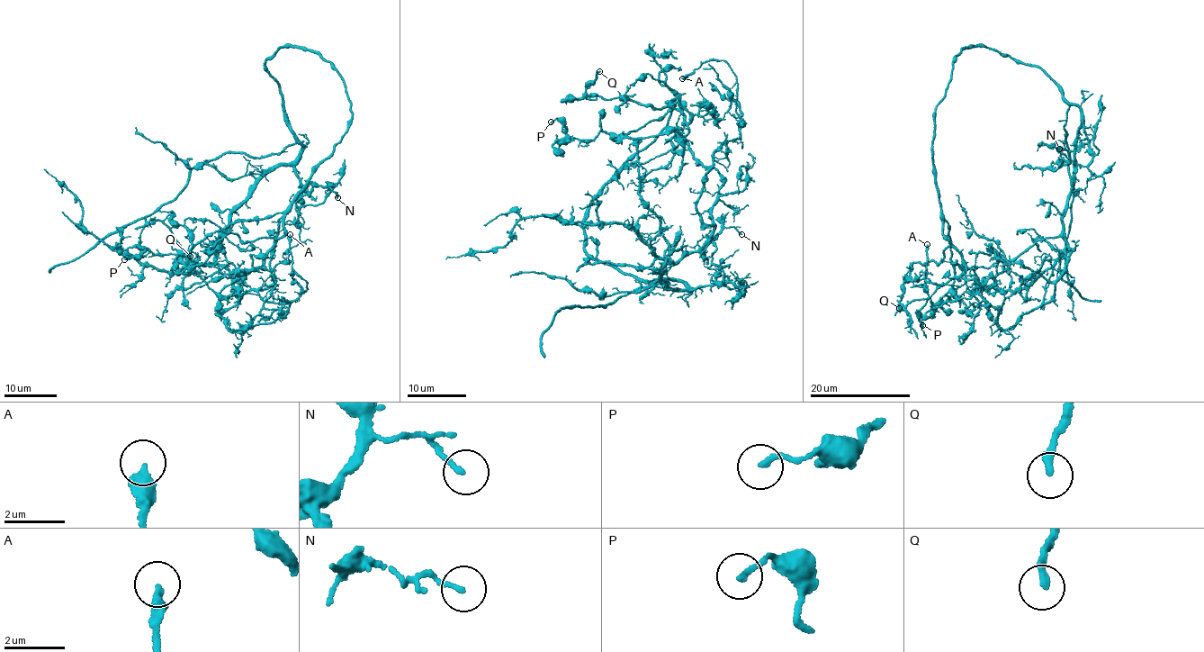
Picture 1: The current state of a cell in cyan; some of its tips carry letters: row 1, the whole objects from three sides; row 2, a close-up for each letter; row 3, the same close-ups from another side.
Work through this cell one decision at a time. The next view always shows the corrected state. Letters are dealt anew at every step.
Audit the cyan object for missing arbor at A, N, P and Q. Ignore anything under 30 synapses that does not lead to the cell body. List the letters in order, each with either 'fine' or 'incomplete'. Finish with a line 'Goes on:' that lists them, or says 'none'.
A: fine
N: fine
P: fine
Q: fine
Goes on: none

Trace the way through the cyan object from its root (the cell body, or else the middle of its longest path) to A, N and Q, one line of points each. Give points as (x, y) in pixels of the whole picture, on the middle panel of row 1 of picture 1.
A: (585, 212), (667, 126), (674, 98), (688, 122), (741, 118), (726, 62), (682, 78)
N: (585, 212), (585, 253), (640, 279), (695, 290), (725, 283), (711, 262), (716, 234), (729, 226), (741, 234)
Q: (585, 212), (600, 186), (667, 126), (674, 98), (670, 105), (683, 107), (588, 95), (578, 100), (599, 71)

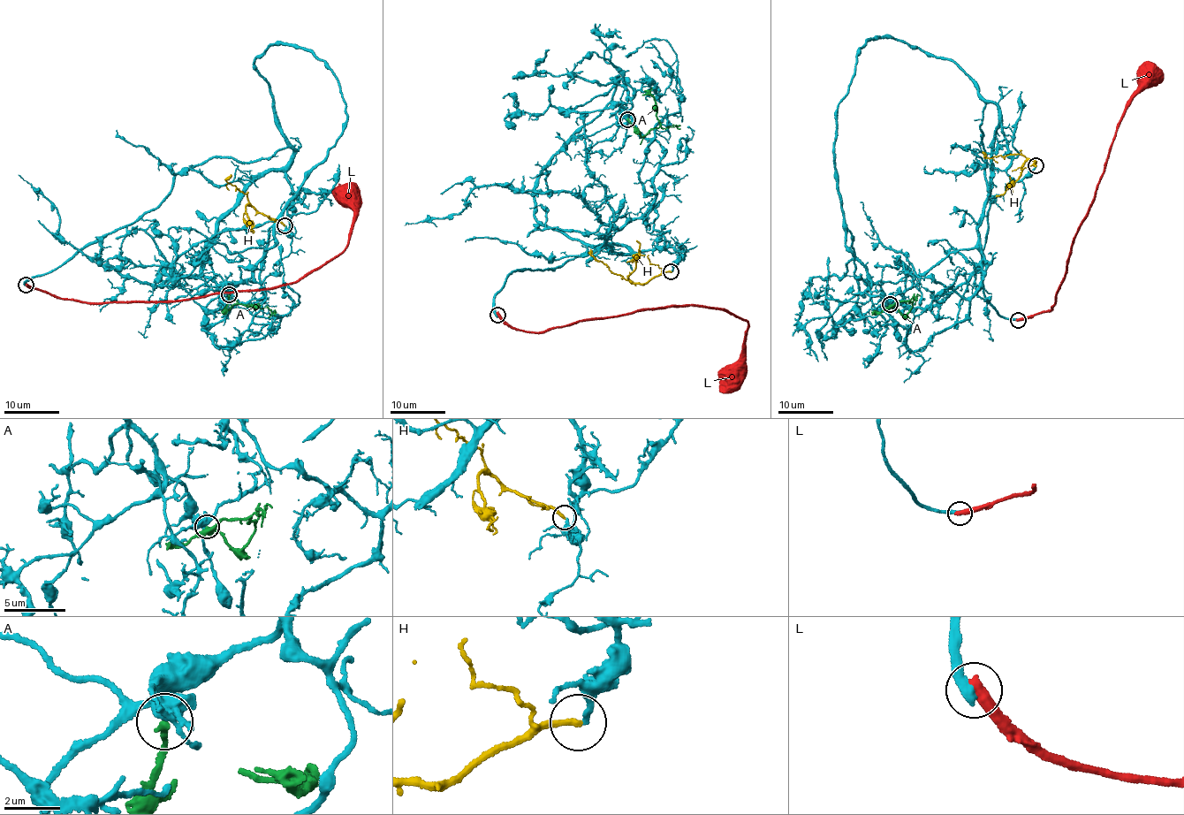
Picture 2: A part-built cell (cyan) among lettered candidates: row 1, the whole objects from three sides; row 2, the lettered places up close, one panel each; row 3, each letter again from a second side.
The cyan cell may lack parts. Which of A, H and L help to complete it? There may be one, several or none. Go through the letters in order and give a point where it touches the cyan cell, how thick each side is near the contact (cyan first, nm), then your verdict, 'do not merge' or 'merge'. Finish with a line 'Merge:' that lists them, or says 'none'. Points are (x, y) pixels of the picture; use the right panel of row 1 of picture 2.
A: contact (890, 304); calibres 400 and 240 nm; do not merge
H: contact (1036, 165); calibres 200 and 240 nm; do not merge
L: contact (1018, 320); calibres 400 and 440 nm; do not merge
Merge: none

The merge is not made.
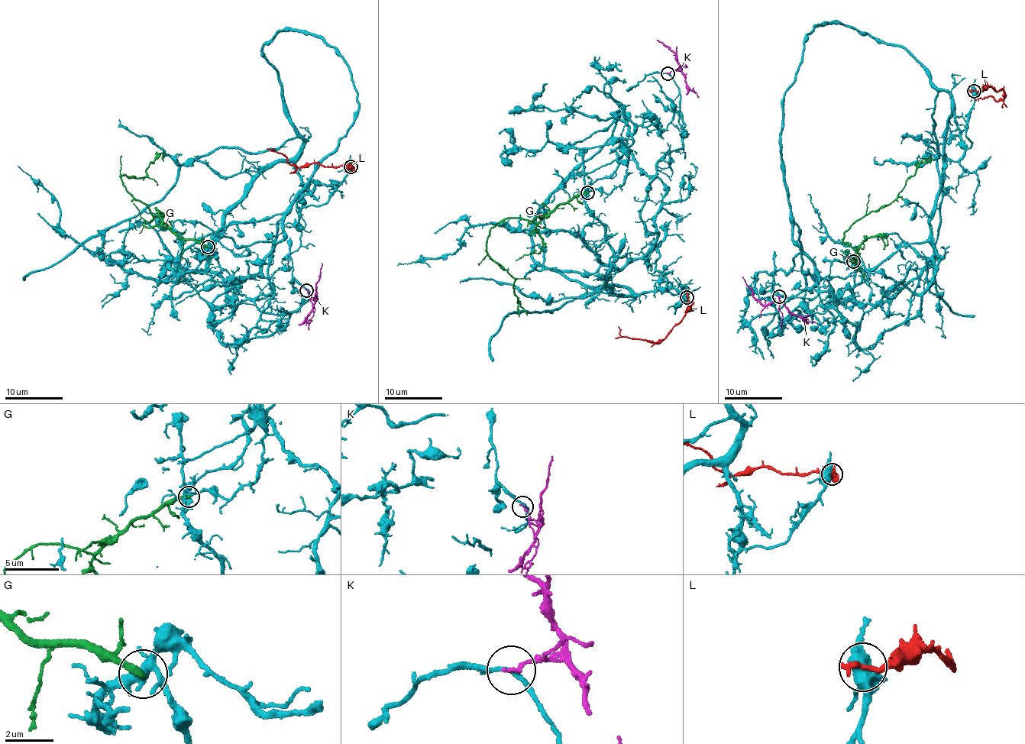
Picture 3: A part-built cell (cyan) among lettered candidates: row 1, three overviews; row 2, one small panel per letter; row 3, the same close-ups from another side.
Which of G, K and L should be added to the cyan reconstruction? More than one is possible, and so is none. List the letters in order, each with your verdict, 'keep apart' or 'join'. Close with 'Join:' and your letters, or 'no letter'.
G: keep apart
K: keep apart
L: keep apart
Join: no letter

